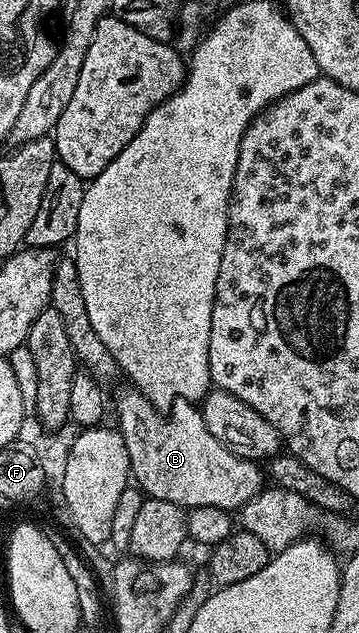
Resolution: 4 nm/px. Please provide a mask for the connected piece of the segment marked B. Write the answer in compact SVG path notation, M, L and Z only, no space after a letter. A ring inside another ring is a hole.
M134 388L127 389L115 402L115 414L119 417L117 429L125 440L127 455L131 461L131 478L148 498L171 501L180 508L208 506L232 512L238 511L265 486L265 474L249 458L239 458L217 436L205 428L203 411L194 402L177 401L164 412Z

